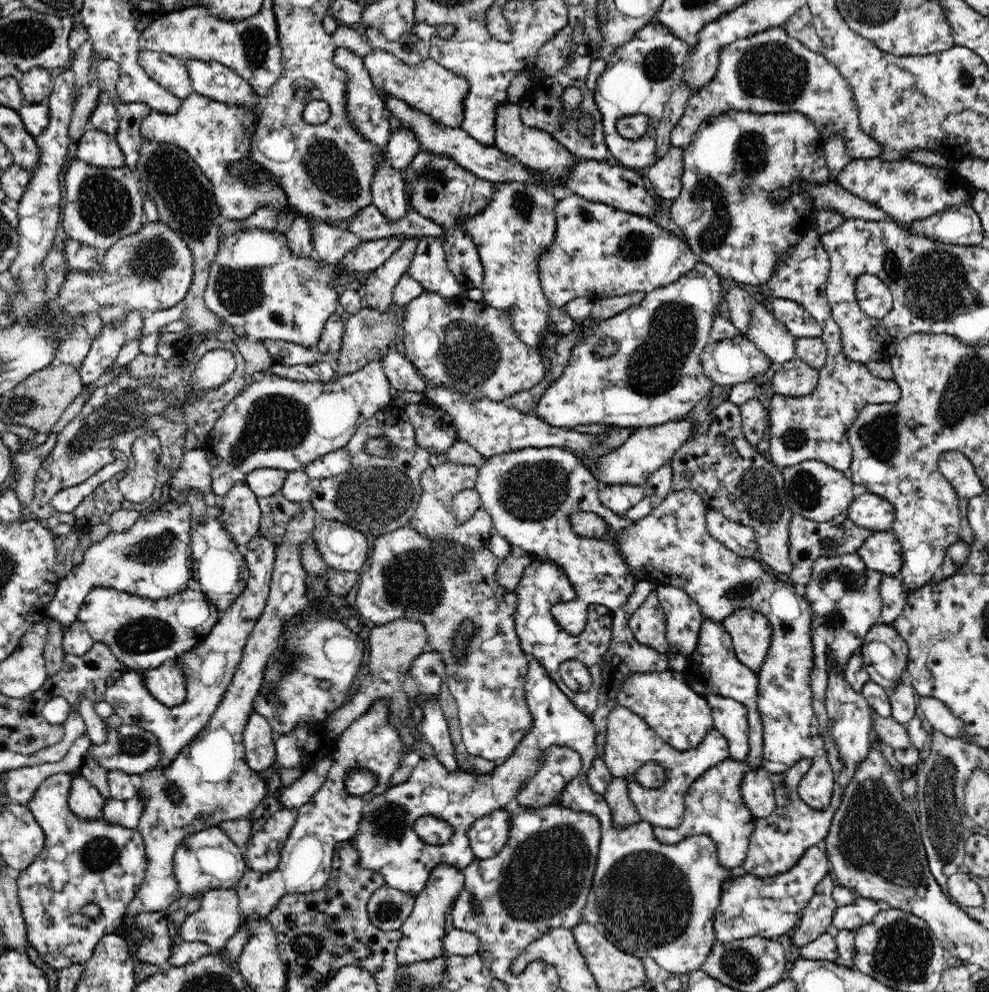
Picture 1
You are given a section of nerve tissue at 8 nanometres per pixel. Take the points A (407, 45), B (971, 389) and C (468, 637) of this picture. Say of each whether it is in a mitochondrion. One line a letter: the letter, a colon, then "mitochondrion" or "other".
A: other
B: mitochondrion
C: other

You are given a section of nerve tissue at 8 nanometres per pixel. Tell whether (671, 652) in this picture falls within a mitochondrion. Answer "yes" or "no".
no

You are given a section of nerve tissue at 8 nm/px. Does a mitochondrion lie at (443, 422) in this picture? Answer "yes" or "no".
no

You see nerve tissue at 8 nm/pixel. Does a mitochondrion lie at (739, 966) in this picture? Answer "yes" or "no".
yes

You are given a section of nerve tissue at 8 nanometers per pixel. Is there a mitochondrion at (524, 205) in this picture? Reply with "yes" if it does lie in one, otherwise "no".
yes

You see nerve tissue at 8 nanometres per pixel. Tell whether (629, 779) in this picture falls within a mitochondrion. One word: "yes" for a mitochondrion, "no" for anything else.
no

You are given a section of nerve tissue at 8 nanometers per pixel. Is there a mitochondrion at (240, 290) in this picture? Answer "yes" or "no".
yes

